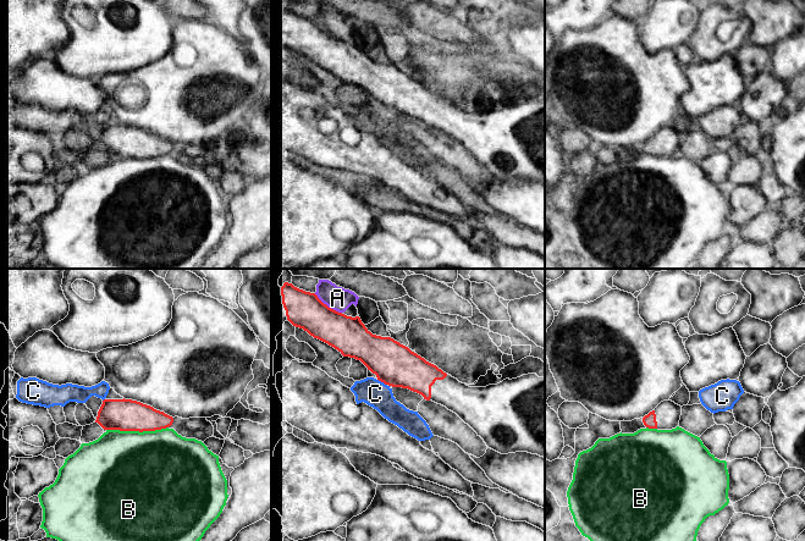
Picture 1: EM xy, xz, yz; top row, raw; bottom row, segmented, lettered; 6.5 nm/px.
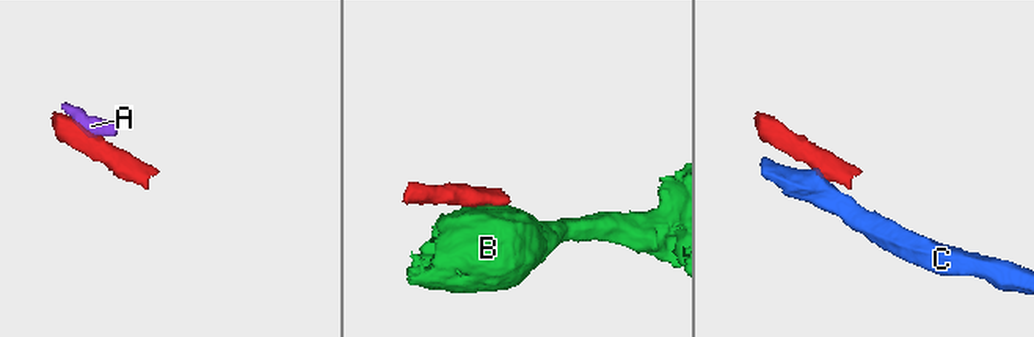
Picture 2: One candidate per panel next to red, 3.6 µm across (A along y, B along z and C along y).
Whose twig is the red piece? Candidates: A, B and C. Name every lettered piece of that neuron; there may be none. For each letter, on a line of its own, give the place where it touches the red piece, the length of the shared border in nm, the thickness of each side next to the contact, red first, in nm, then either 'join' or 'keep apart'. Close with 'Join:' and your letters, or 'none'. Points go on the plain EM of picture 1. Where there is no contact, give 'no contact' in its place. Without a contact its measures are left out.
A: xz (326, 32) | 220 nm | 240/160 nm | keep apart
B: xy (137, 156) | 400 nm | 200/480 nm | keep apart
C: xz (382, 108) | 80 nm | 280/180 nm | keep apart
Join: none

